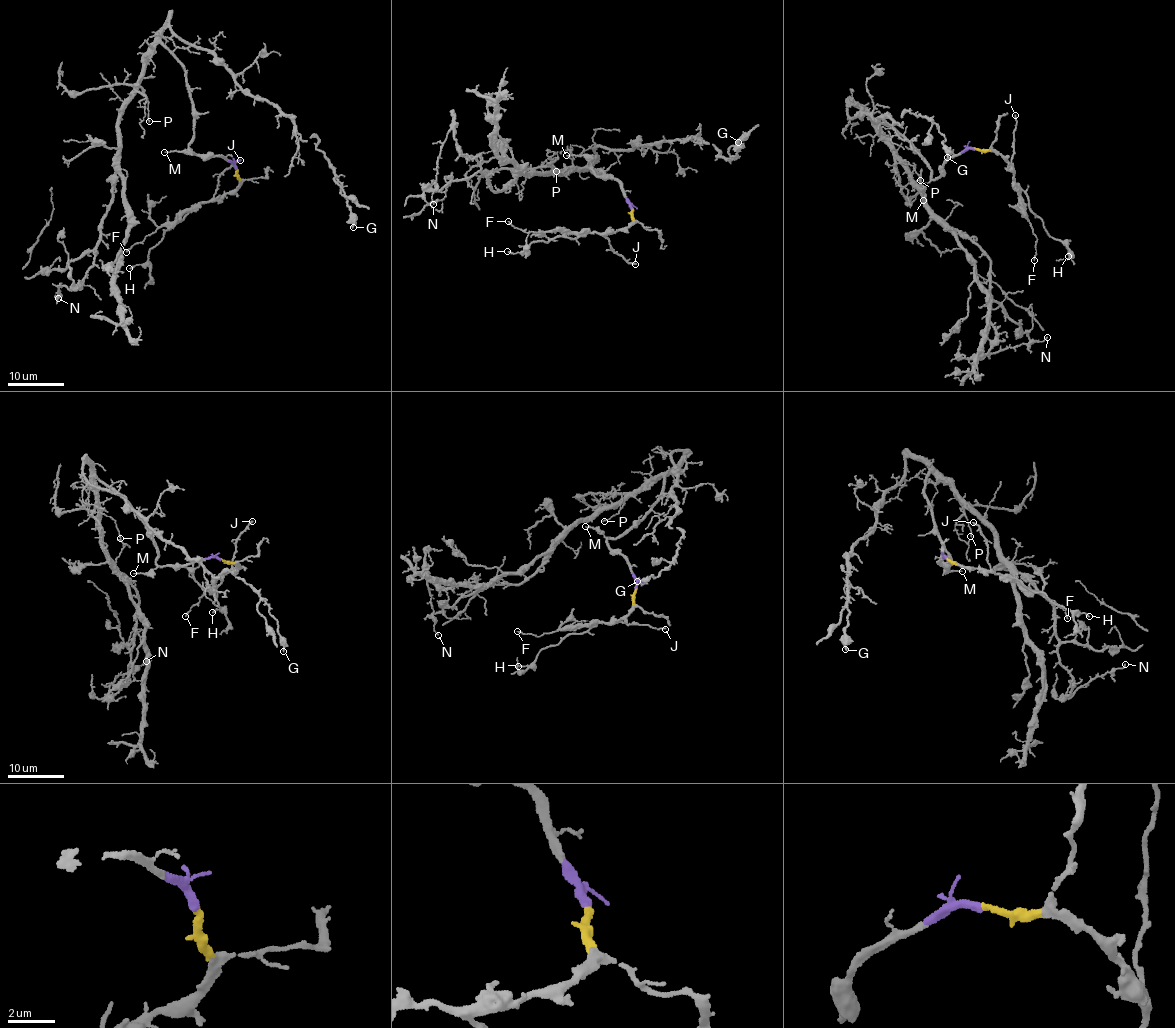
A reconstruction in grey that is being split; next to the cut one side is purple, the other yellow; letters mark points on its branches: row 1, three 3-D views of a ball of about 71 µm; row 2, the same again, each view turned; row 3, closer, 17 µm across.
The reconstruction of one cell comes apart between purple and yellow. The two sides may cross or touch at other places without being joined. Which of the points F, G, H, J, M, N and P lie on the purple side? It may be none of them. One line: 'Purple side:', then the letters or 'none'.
Purple side: G, M, N, P

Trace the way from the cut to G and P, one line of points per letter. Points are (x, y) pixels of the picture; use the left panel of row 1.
G: (236, 168), (188, 148), (190, 93), (160, 40), (168, 18), (302, 140), (316, 137), (352, 227)
P: (236, 168), (226, 156), (188, 148), (194, 118), (185, 71), (159, 43), (138, 82), (150, 122)

